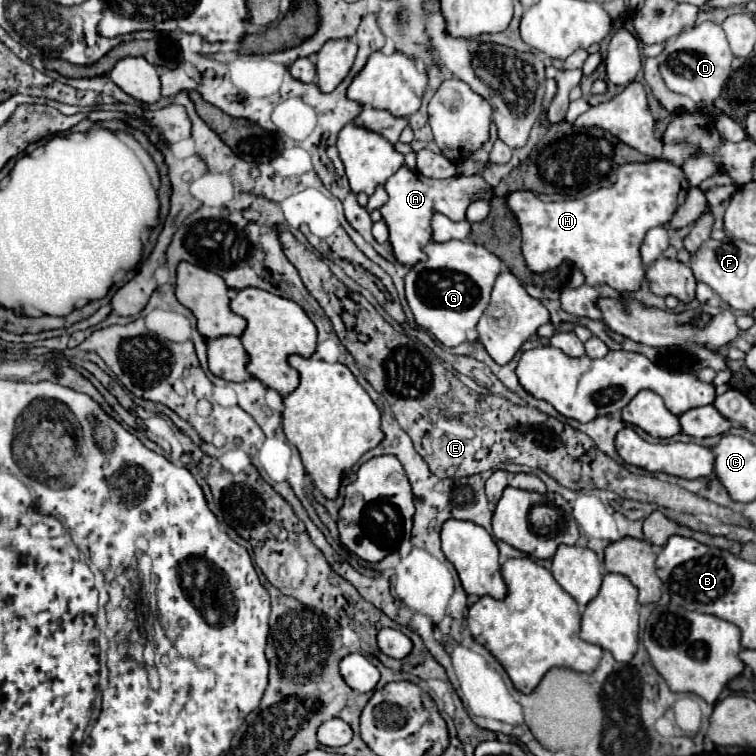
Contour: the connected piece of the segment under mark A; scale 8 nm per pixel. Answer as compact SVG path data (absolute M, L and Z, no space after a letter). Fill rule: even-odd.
M405 165L385 183L385 191L389 193L389 201L381 207L381 213L389 227L389 241L397 261L409 267L413 267L417 261L425 261L423 247L431 243L431 217L435 213L443 213L451 221L463 221L465 211L475 195L487 191L487 199L493 197L493 189L481 177L457 175L451 179L429 179L417 171L407 169Z

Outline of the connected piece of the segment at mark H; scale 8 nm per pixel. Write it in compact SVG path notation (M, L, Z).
M657 159L651 163L629 163L617 169L617 183L607 189L597 189L591 193L579 192L567 195L555 203L543 203L531 191L515 191L507 197L509 209L515 213L521 225L523 235L523 257L527 267L535 273L543 273L559 267L563 261L571 261L585 277L585 283L591 287L609 285L619 293L633 293L645 283L645 265L639 255L639 247L643 243L645 233L651 227L665 225L671 221L677 207L685 201L689 183L681 171L681 167Z

